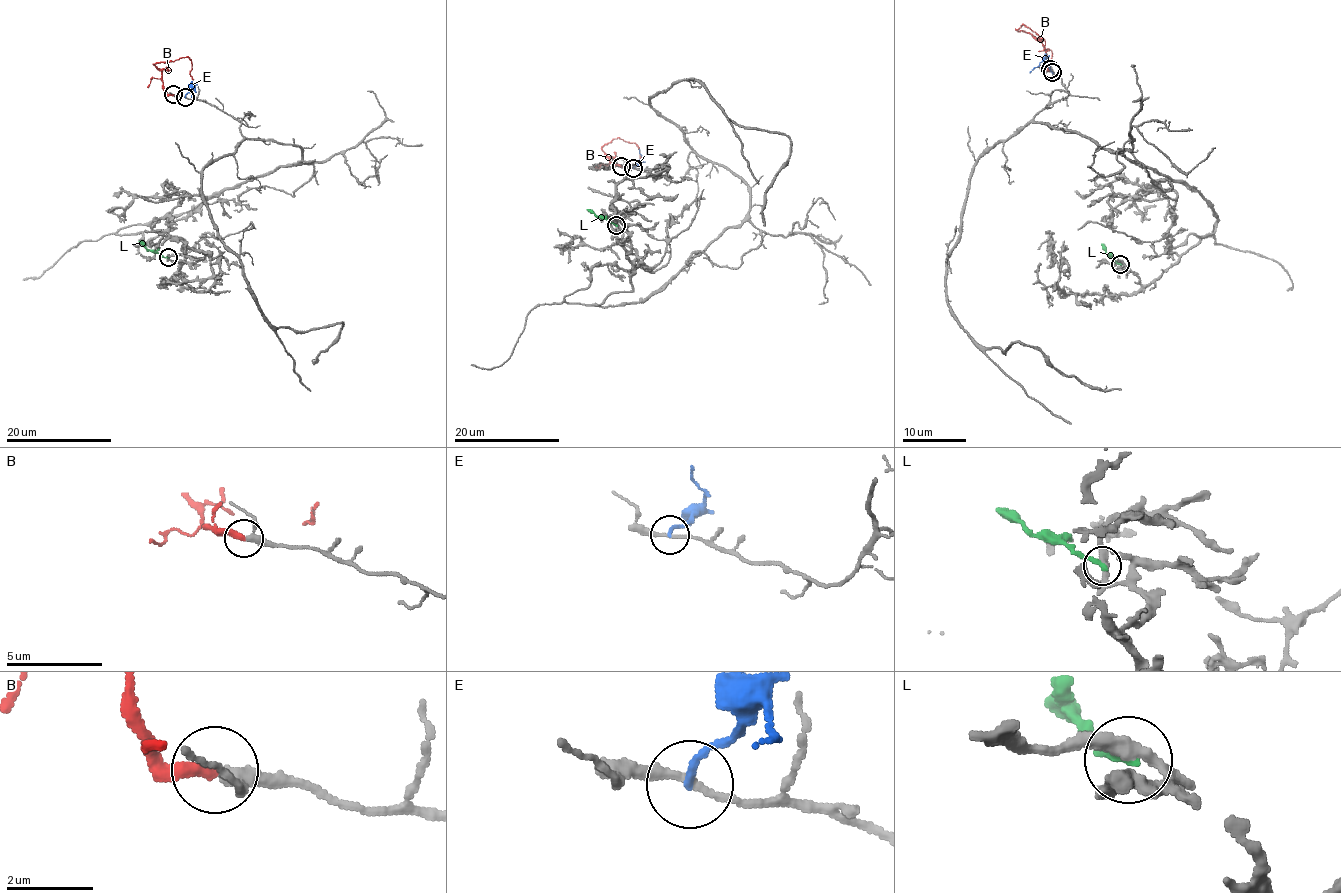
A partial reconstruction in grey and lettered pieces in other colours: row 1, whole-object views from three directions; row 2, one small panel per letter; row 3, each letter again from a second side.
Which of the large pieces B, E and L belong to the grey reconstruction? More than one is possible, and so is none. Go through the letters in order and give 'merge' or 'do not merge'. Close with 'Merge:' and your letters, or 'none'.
B: merge
E: do not merge
L: do not merge
Merge: B

